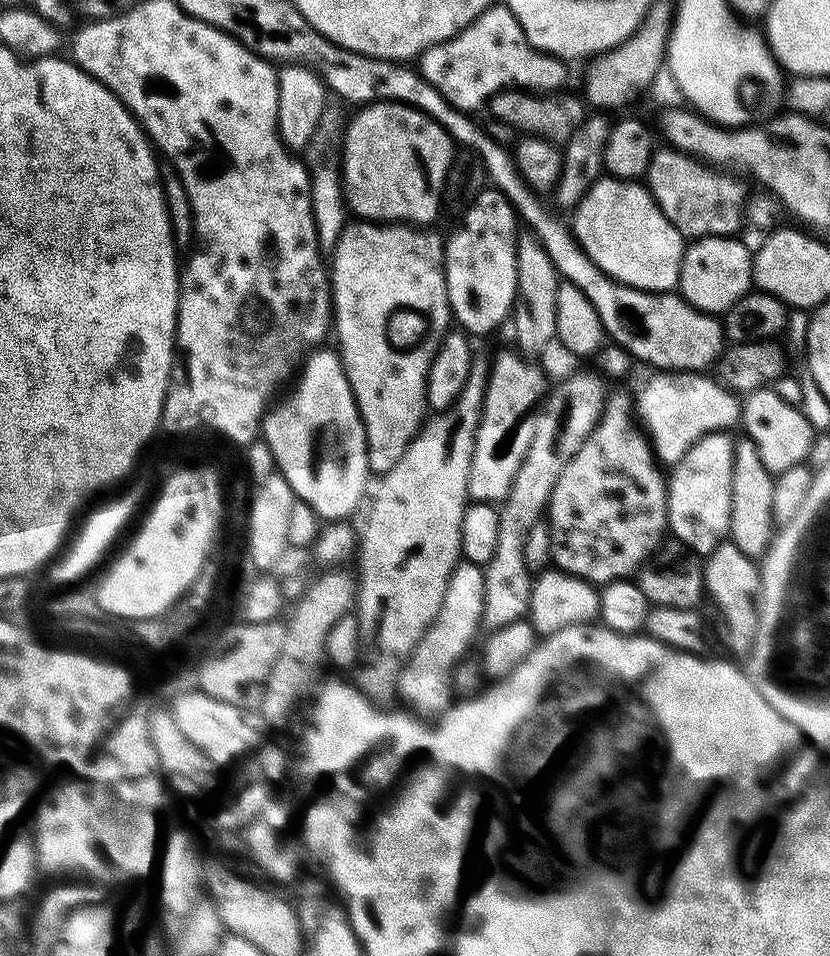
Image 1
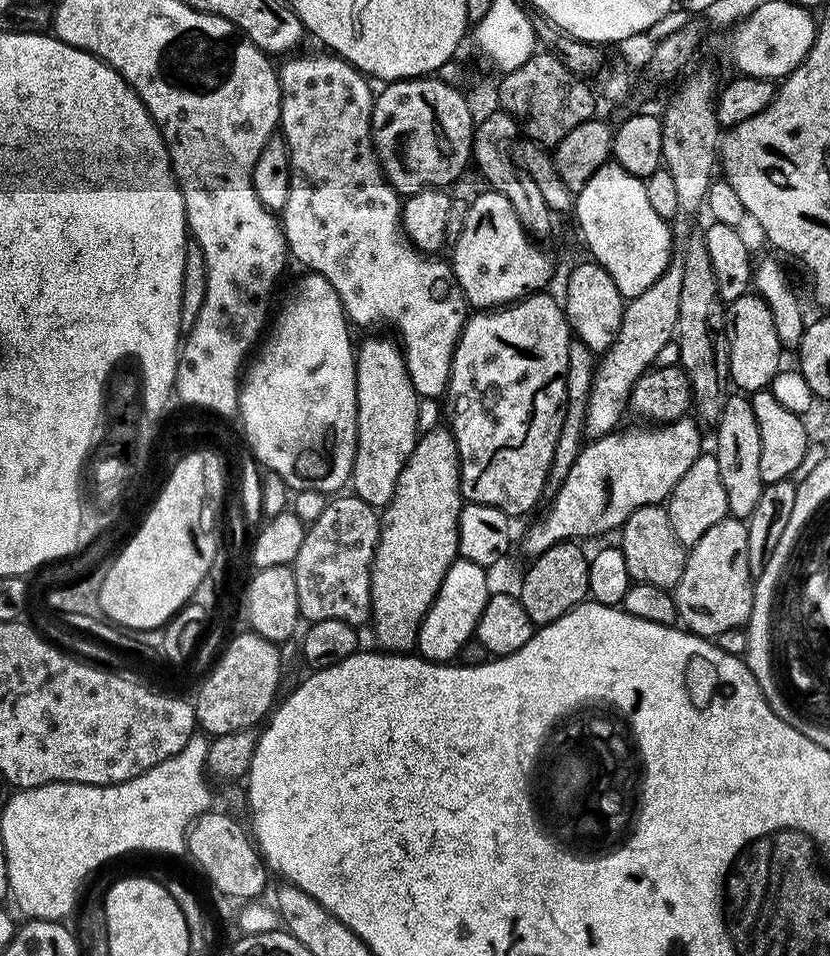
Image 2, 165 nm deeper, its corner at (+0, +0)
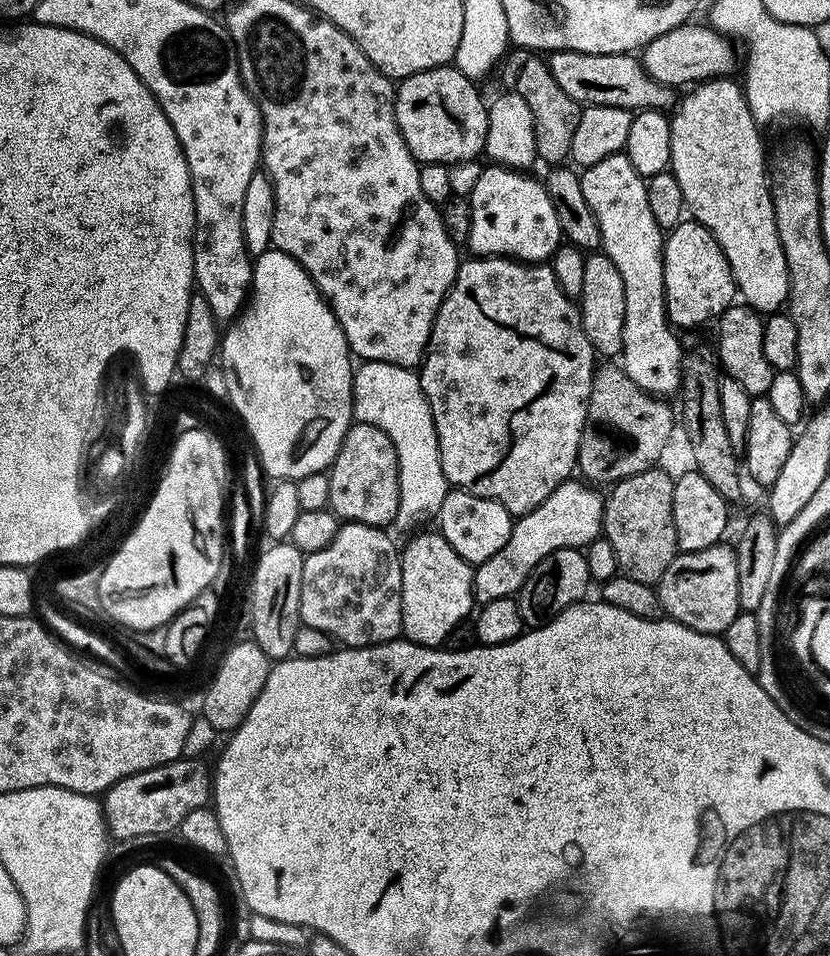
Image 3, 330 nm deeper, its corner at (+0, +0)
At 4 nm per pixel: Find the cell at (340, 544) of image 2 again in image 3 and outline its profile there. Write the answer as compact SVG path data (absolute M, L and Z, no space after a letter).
M344 522L334 534L330 546L322 546L322 550L314 550L304 557L302 566L302 594L300 595L300 622L306 626L314 626L314 630L322 630L322 634L331 636L337 645L345 648L369 648L375 644L385 644L397 639L403 633L402 626L402 566L400 565L401 549L392 541L391 531L374 526L366 526L362 522Z

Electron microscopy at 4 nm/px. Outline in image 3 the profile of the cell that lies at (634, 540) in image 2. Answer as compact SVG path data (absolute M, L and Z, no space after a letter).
M659 466L647 468L624 480L617 480L611 485L612 493L607 493L604 501L604 522L602 536L614 546L614 558L618 558L618 569L623 575L634 578L634 582L646 582L659 585L666 566L674 562L678 555L676 531L674 530L674 480Z

